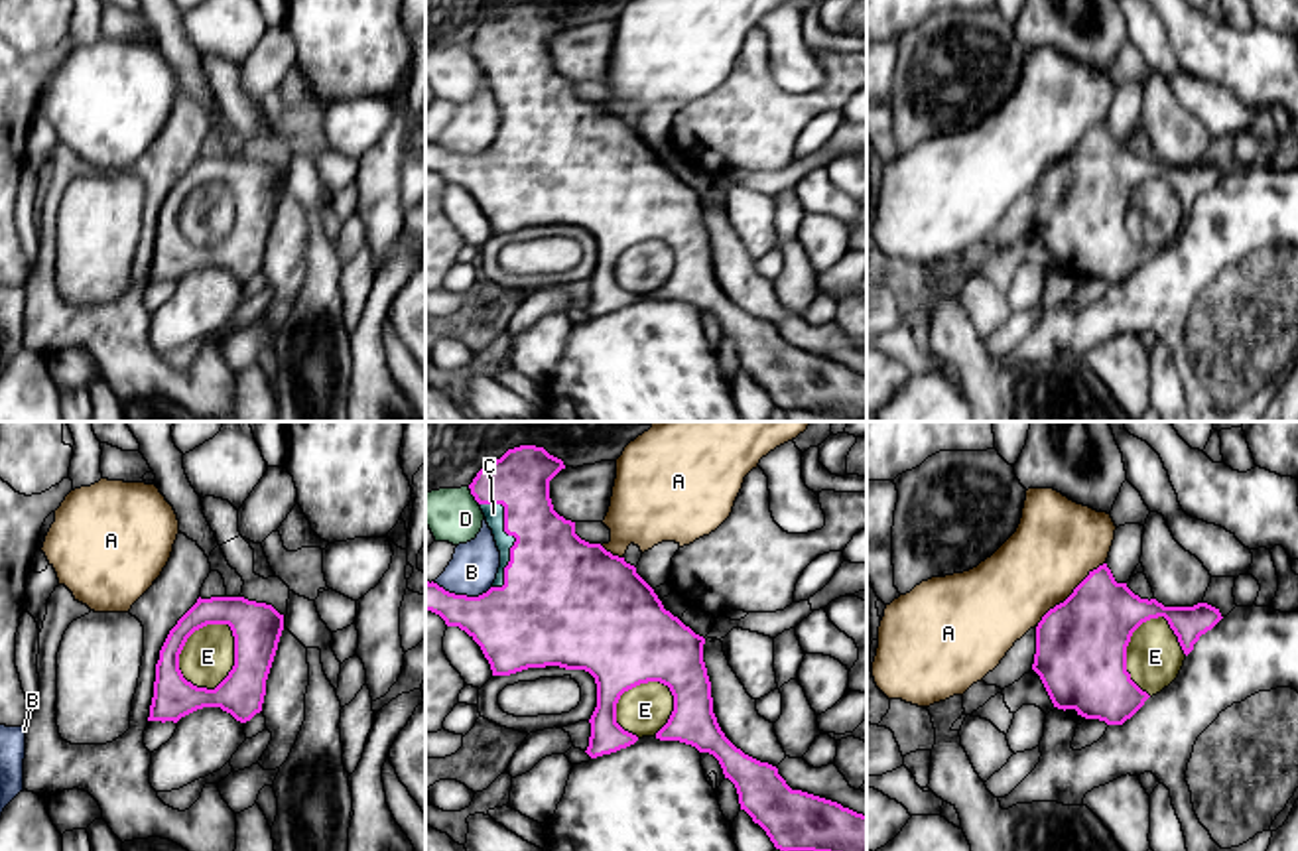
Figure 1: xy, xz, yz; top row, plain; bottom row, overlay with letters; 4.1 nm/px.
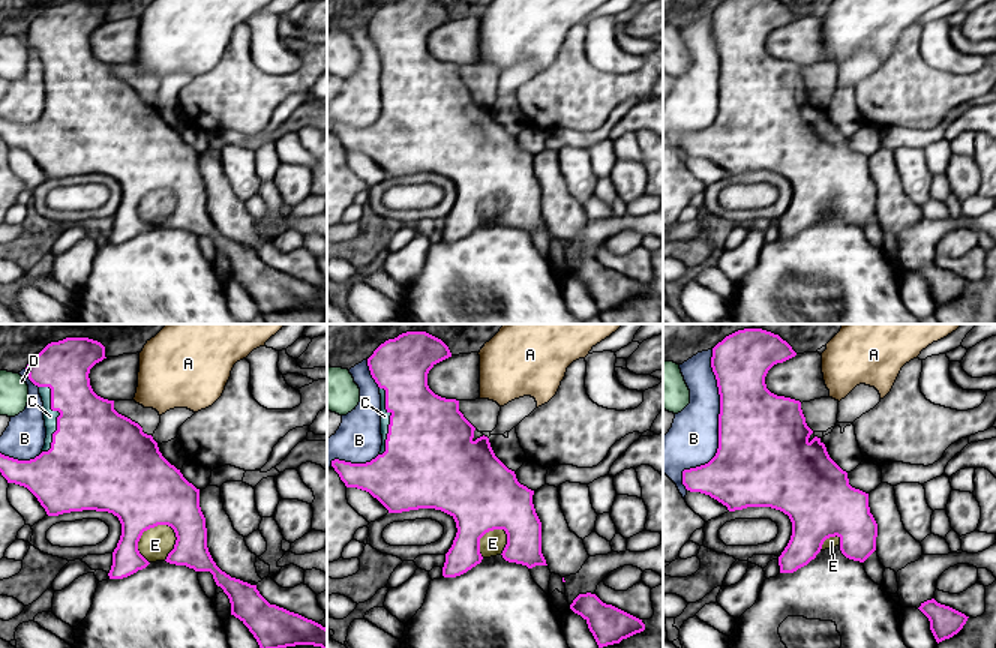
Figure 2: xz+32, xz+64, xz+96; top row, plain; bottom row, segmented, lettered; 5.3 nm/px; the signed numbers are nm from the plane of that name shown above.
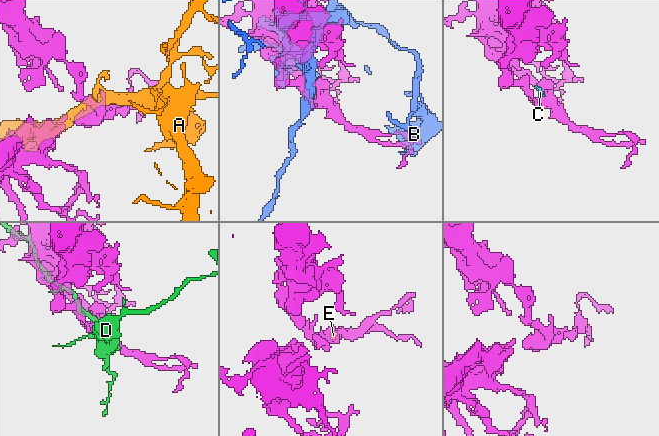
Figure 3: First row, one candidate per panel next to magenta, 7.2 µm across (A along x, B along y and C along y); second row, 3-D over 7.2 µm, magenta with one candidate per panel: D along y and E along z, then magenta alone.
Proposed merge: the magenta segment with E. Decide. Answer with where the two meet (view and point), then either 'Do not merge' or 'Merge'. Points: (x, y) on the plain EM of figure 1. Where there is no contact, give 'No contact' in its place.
Touches magenta at xy (235, 223). Merge

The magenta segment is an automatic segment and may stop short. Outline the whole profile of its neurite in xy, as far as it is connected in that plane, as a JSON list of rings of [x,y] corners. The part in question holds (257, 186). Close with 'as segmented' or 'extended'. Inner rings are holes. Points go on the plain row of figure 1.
[[[199,156],[169,189],[160,209],[148,280],[177,282],[203,266],[221,266],[240,282],[250,280],[262,270],[282,189],[284,173],[272,164],[244,156]]]; extended

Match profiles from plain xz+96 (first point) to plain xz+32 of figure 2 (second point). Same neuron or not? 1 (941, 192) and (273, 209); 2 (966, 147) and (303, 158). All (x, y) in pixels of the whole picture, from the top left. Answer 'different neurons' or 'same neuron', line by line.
1: same neuron
2: same neuron

